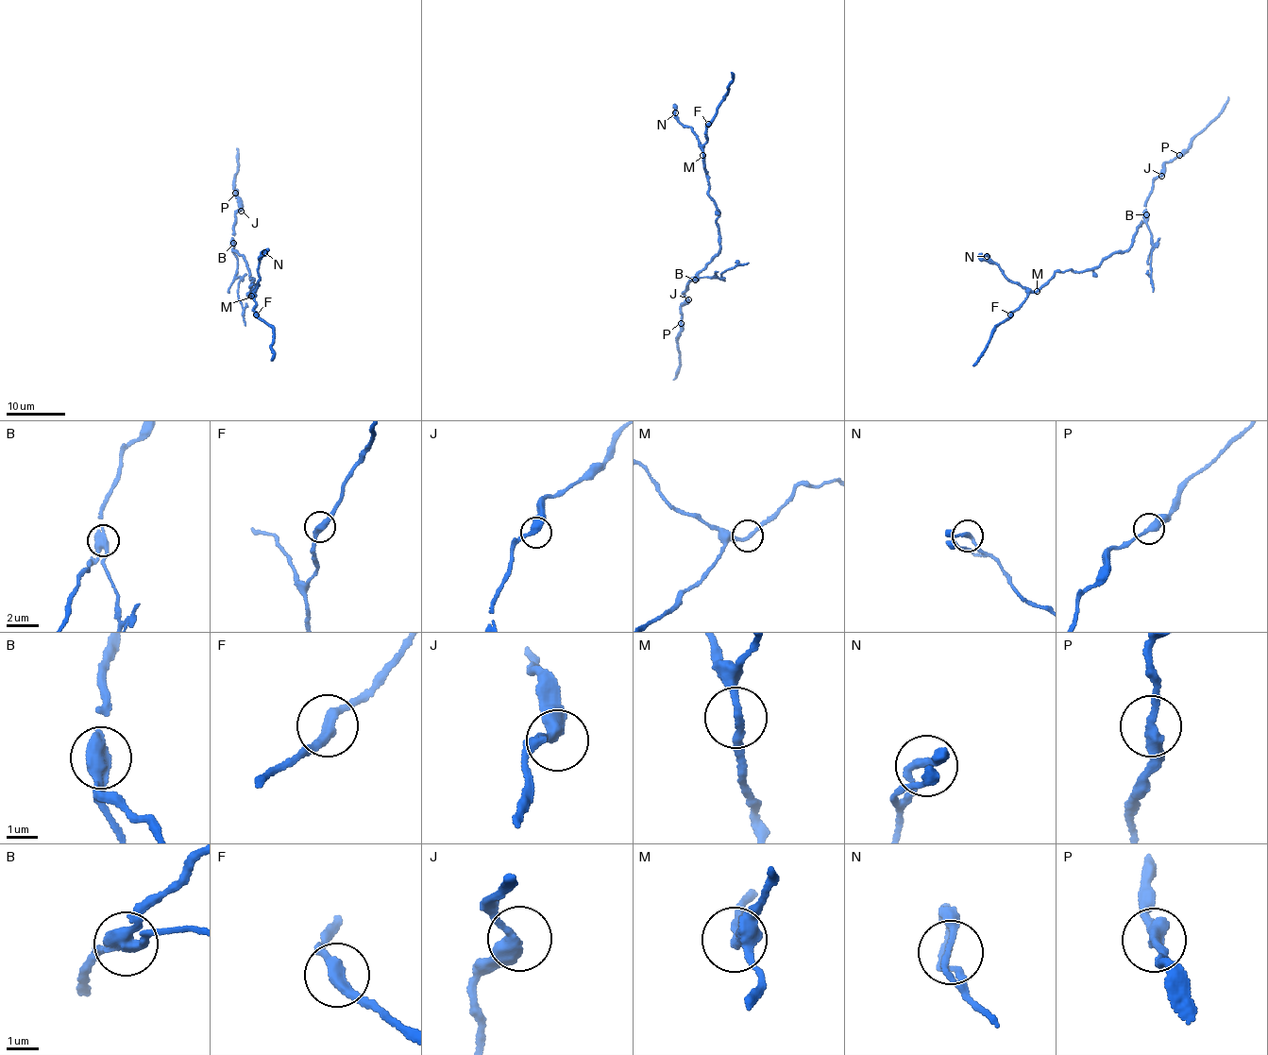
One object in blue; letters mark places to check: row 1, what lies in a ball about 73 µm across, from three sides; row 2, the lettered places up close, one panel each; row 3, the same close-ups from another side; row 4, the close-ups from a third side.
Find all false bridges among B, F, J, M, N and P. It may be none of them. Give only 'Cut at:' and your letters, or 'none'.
Cut at: B, P

